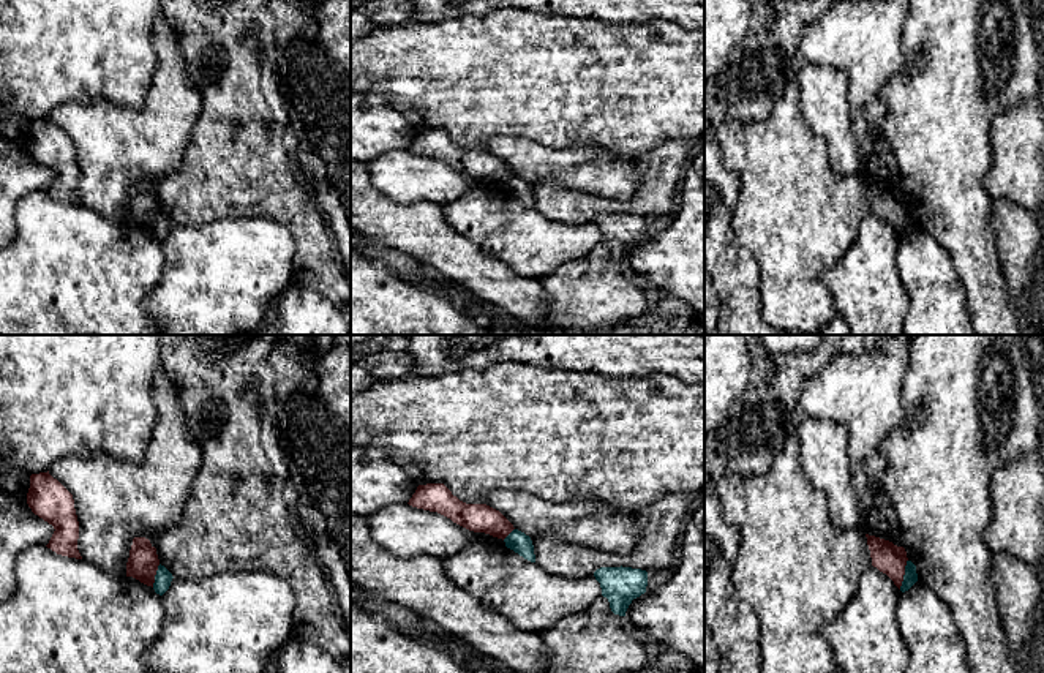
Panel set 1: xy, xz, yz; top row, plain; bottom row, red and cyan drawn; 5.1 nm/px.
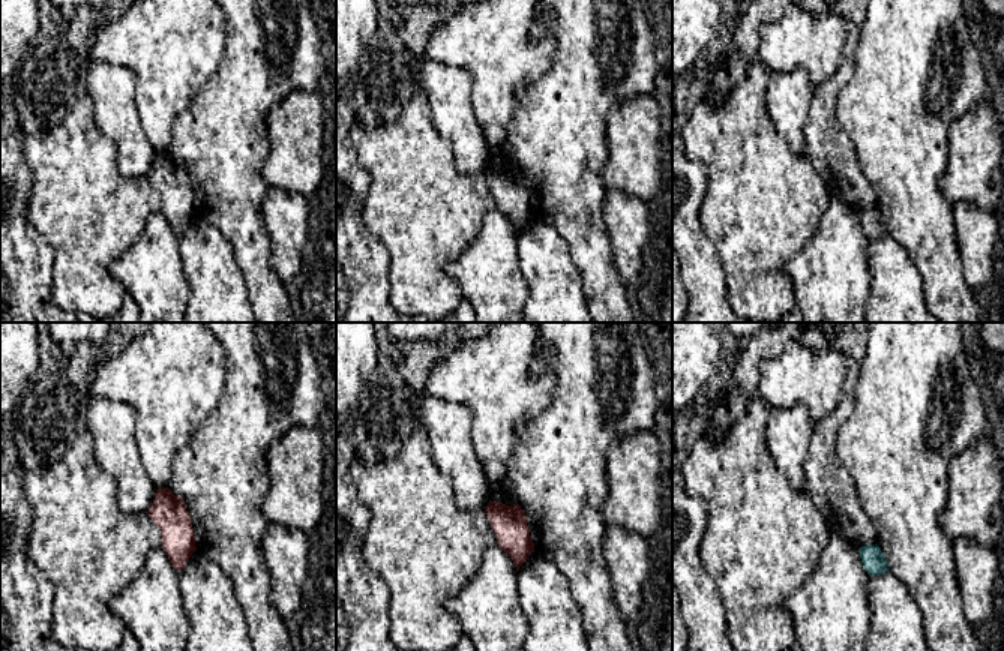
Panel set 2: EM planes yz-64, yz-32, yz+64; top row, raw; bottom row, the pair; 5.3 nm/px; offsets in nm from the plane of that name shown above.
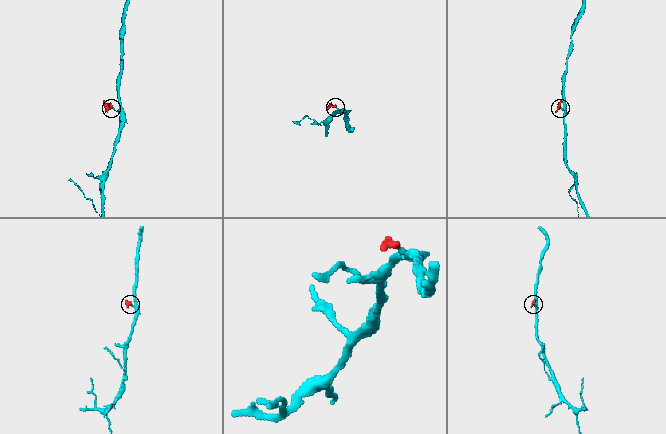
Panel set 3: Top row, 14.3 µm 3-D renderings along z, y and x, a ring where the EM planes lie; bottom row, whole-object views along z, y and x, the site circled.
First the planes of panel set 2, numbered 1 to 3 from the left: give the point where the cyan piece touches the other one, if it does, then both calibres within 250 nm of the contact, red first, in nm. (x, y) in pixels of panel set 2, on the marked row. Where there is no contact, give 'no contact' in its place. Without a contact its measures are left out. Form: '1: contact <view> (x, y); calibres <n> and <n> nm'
1: no contact
2: no contact
3: no contact

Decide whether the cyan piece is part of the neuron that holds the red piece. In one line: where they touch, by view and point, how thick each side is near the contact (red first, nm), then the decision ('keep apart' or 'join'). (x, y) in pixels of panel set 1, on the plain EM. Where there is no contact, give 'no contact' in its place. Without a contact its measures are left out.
contact yz (904, 220); calibres 160 and 70 nm; keep apart

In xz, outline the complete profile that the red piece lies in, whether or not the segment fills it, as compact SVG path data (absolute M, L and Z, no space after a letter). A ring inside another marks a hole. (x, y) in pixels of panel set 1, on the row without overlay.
M444 130L419 131L407 150L438 158L469 177L485 179L502 186L515 175L499 156L486 150L466 150Z

